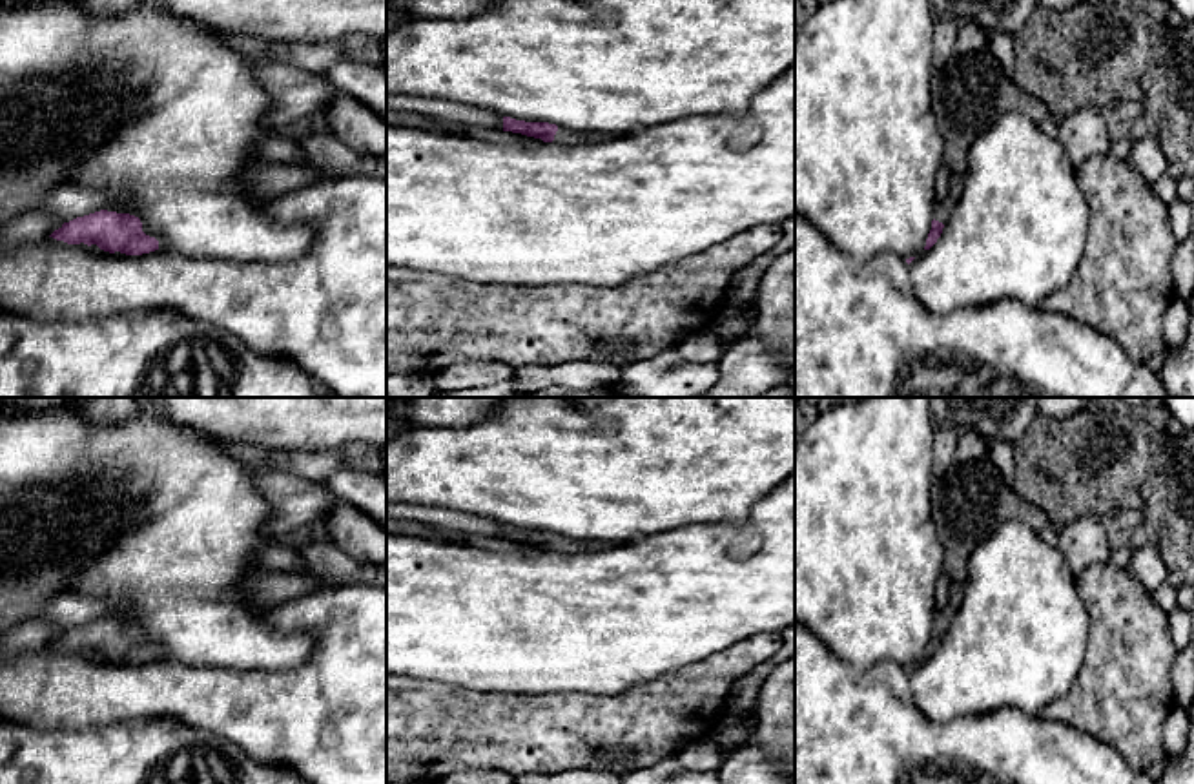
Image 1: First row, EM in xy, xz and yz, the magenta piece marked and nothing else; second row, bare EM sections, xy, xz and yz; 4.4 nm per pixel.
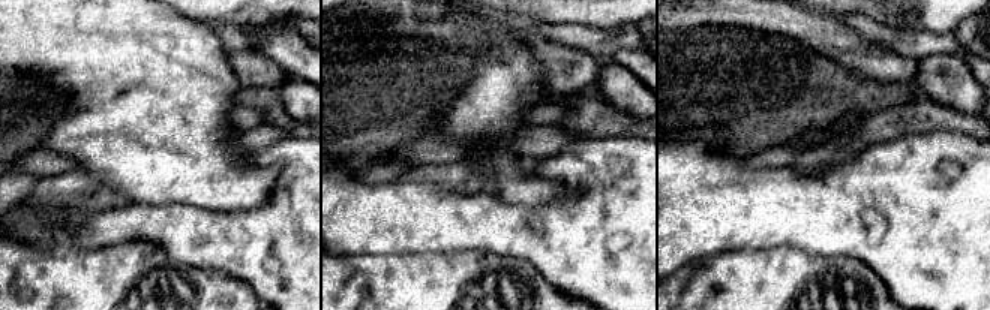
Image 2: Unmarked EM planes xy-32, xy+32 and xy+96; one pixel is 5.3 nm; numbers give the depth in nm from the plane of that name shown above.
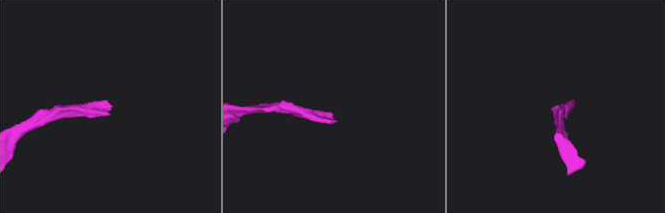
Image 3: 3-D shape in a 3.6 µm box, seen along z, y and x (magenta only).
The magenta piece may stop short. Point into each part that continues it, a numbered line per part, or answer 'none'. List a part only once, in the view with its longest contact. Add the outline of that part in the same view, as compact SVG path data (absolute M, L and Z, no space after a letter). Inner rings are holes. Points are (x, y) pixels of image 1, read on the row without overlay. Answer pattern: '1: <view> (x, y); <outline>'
1: xz (564, 546); M558 536L552 551L560 554L578 554L578 552L607 551L612 549L614 545L616 543L612 542L574 540L574 538Z

